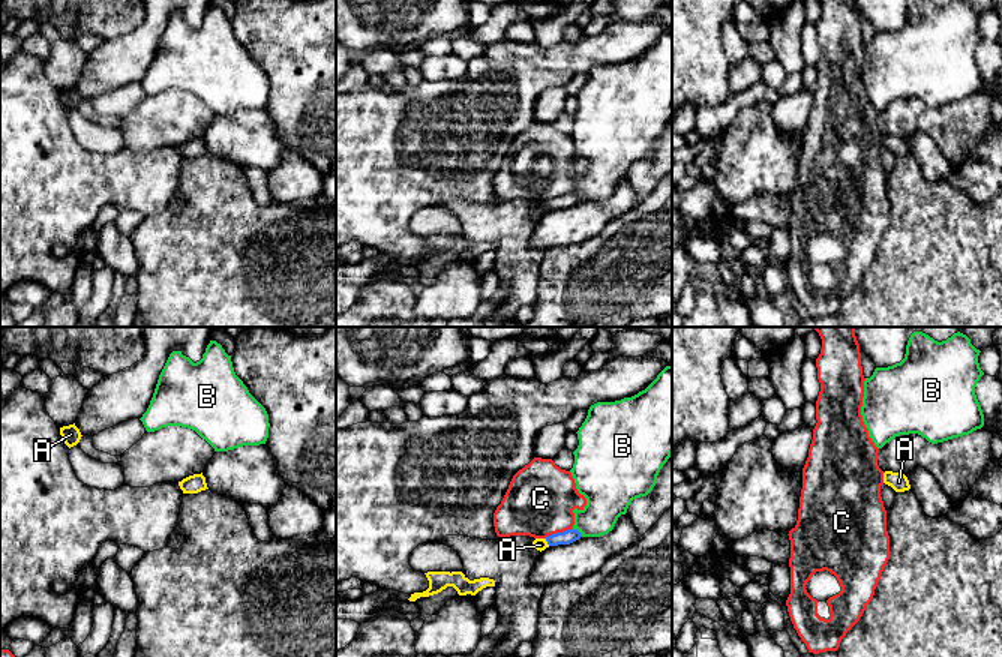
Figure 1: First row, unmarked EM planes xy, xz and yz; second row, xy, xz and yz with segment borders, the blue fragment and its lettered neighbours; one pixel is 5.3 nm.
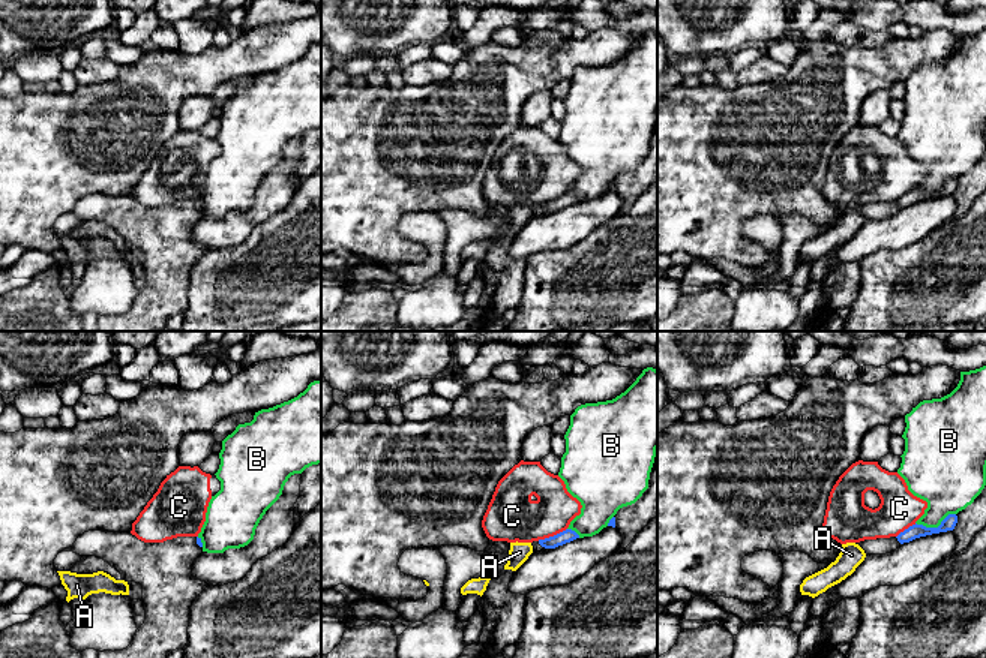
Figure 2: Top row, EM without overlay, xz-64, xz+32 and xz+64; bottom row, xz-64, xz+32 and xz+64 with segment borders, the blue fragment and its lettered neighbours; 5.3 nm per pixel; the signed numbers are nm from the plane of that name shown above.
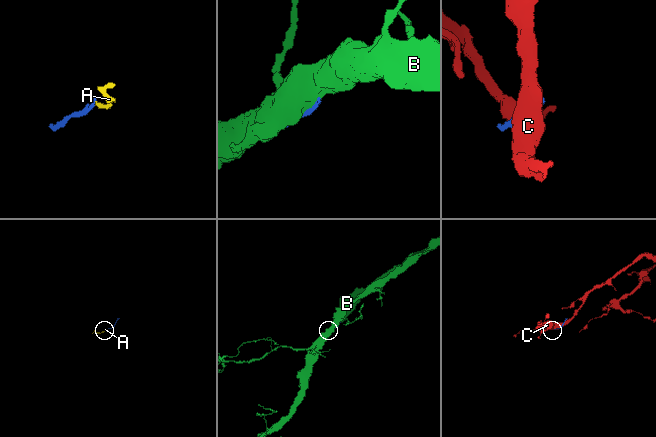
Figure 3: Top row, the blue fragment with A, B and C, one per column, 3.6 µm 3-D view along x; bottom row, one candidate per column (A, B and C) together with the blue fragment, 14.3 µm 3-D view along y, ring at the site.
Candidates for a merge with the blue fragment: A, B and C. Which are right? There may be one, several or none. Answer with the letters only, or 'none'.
A

